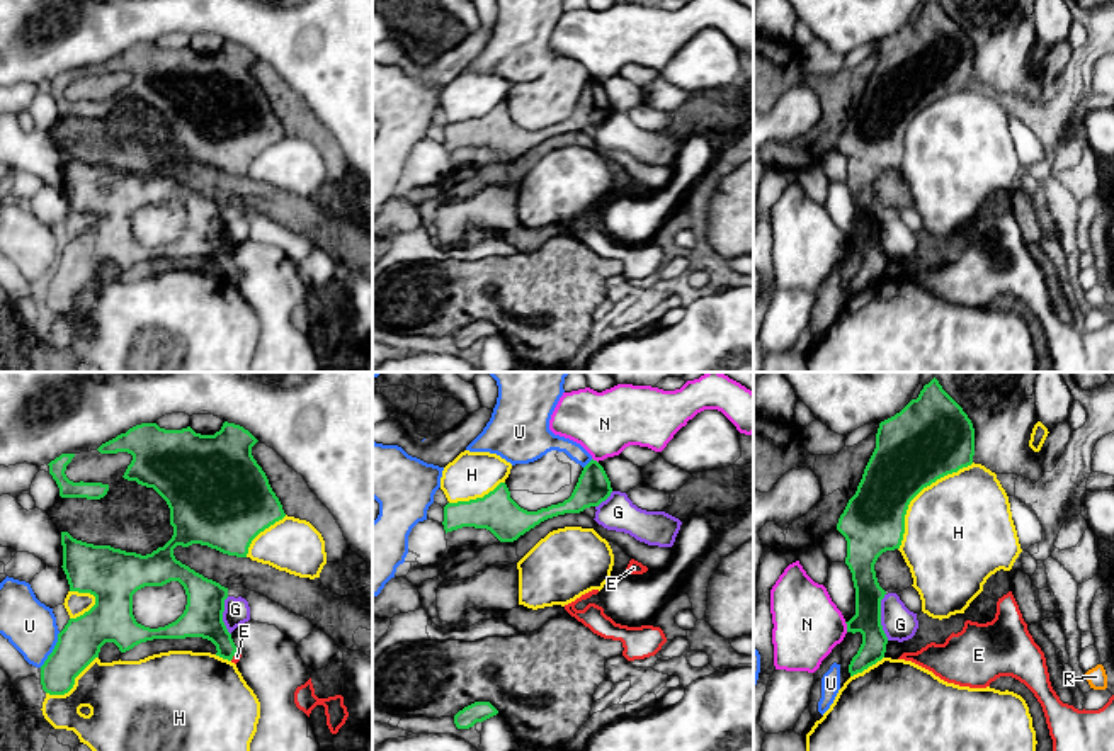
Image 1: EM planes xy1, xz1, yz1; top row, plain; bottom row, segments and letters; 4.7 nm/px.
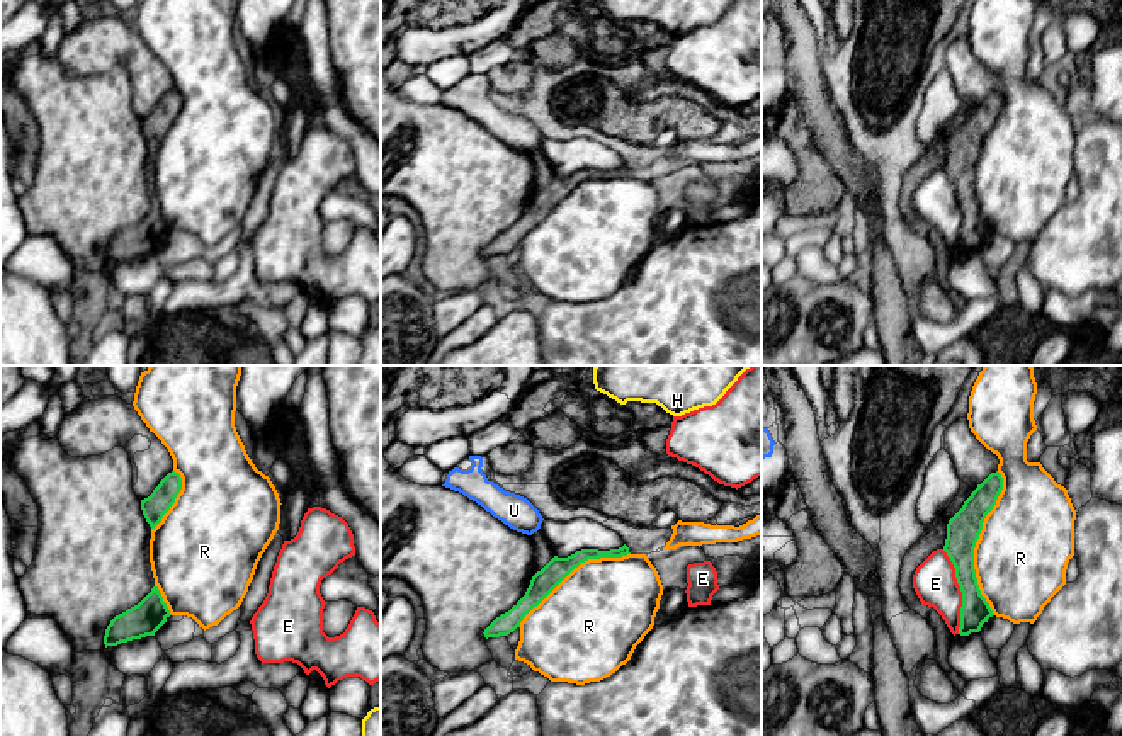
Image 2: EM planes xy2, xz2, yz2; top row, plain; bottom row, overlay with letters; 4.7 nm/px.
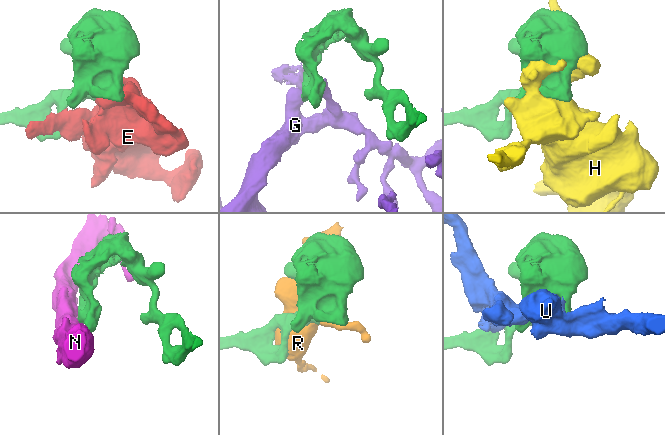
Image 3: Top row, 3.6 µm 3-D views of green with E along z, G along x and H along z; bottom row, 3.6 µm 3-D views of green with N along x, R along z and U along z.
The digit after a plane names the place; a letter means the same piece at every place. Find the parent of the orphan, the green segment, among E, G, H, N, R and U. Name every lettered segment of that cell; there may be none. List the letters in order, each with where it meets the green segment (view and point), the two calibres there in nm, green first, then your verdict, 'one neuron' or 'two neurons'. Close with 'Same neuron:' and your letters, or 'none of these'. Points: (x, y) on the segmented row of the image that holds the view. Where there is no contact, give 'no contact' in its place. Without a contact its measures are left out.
E: meets green in yz2 at (961, 590); 140 nm thick on the green side, 200 nm on the other; one neuron
G: meets green in yz1 at (880, 617); 130 nm thick on the green side, 160 nm on the other; two neurons
H: meets green in yz1 at (917, 493); 380 nm thick on the green side, 480 nm on the other; two neurons
N: meets green in yz1 at (847, 627); 130 nm thick on the green side, 320 nm on the other; two neurons
R: meets green in yz2 at (976, 541); 160 nm thick on the green side, 440 nm on the other; two neurons
U: meets green in xy1 at (53, 649); 200 nm thick on the green side, 240 nm on the other; two neurons
Same neuron: E

